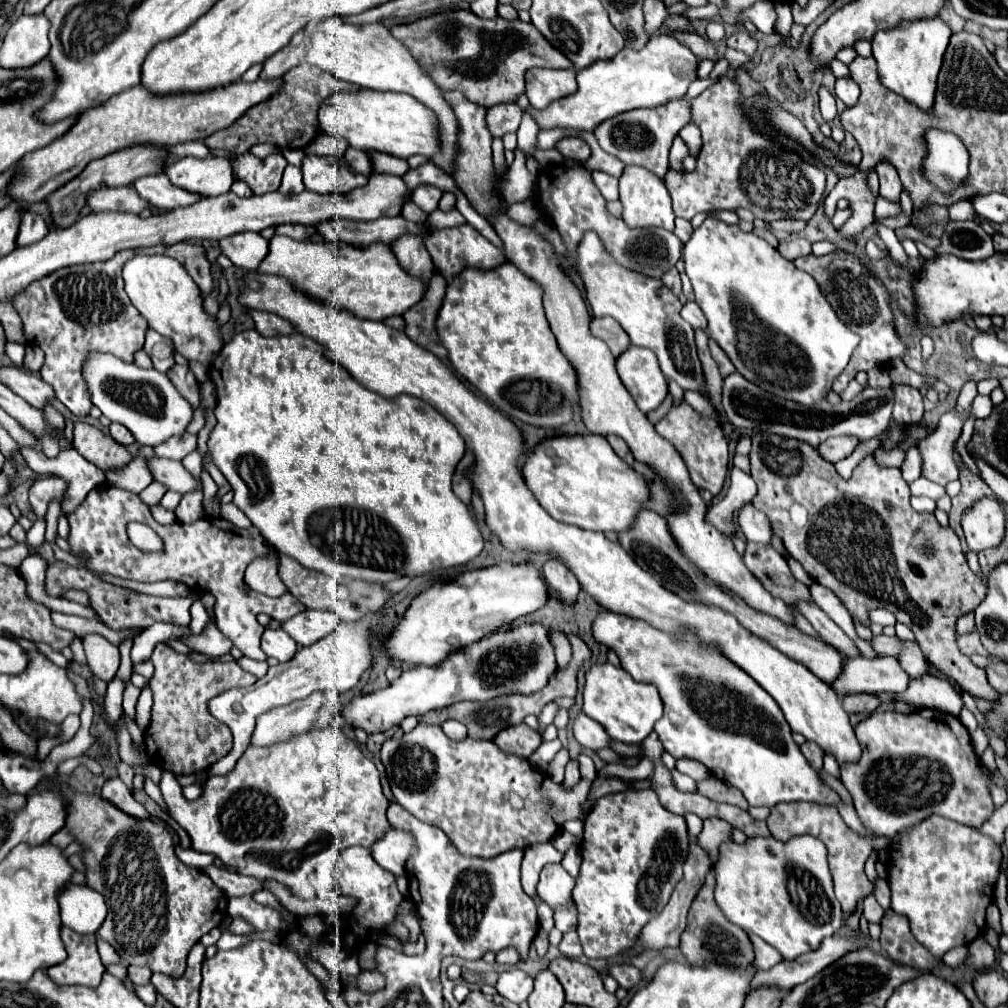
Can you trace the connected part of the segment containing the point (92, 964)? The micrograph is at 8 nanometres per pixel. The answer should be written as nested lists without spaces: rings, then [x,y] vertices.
[[[61,927],[61,939],[67,949],[67,959],[47,969],[47,975],[57,985],[97,987],[105,967],[99,959],[95,935],[79,935],[69,927]]]

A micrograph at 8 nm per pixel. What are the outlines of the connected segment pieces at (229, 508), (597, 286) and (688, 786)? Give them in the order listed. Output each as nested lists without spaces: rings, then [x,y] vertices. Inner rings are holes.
[[[229,503],[229,505],[221,505],[221,517],[225,517],[225,513],[231,513],[231,517],[233,517],[233,525],[235,527],[251,527],[251,519],[237,507],[237,505],[233,505],[233,503]]]
[[[593,231],[583,235],[579,243],[579,275],[593,309],[595,317],[613,317],[621,323],[621,327],[631,337],[631,345],[651,349],[661,365],[663,375],[669,381],[675,381],[683,391],[705,393],[705,375],[701,361],[697,357],[697,347],[693,339],[693,327],[679,315],[681,301],[671,293],[671,289],[653,277],[637,275],[621,265],[617,265],[605,251],[599,237]]]
[[[677,769],[671,771],[671,777],[673,777],[673,783],[679,791],[695,791],[695,781],[683,773],[679,773]]]

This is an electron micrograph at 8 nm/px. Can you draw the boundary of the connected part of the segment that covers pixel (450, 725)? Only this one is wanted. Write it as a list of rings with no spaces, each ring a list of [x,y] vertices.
[[[451,719],[449,721],[443,721],[441,723],[441,729],[451,739],[465,739],[467,737],[467,727],[463,723],[459,723],[459,721],[451,721]]]

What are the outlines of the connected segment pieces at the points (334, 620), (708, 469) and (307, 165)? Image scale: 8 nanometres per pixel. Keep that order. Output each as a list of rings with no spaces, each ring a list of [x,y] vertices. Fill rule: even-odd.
[[[307,609],[285,621],[283,631],[287,631],[297,641],[297,645],[305,647],[327,637],[331,631],[335,631],[337,625],[339,625],[339,617],[335,613]]]
[[[681,401],[679,405],[673,405],[669,413],[655,425],[655,431],[679,451],[689,469],[691,481],[697,485],[697,489],[707,489],[713,495],[721,491],[727,475],[729,455],[727,455],[727,441],[723,437],[721,423],[717,419],[703,417],[687,401]]]
[[[307,155],[301,165],[303,183],[313,193],[351,193],[355,187],[367,185],[369,177],[357,173],[339,157]]]

